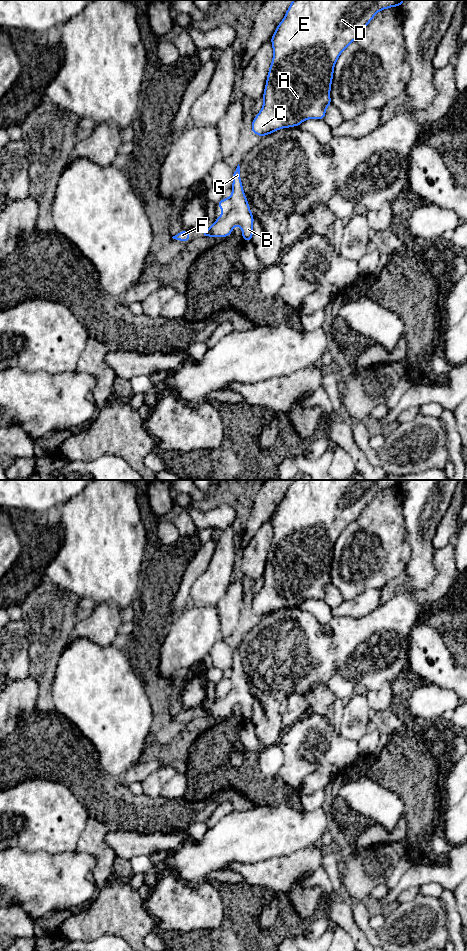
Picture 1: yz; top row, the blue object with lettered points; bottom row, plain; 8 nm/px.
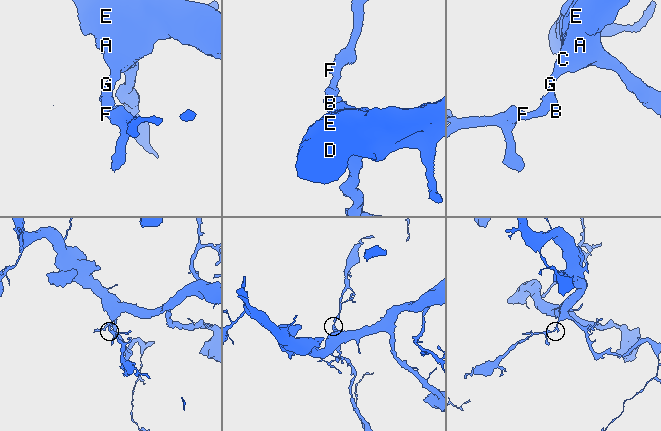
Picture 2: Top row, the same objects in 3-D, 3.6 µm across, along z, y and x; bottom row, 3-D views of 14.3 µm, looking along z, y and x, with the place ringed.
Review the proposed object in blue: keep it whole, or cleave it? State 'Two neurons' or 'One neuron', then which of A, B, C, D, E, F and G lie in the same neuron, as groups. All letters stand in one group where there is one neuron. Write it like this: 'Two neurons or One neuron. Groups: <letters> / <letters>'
One neuron. Groups: A B C D E F G

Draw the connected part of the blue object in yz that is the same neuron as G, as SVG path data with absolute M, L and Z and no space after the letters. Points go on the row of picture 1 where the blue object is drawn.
M239 164L233 171L231 189L232 195L216 204L222 208L221 216L207 230L202 230L201 236L227 238L238 225L241 227L244 242L252 240L254 216L243 190Z

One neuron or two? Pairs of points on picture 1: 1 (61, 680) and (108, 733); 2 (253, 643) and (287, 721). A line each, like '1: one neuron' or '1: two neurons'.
1: one neuron
2: two neurons

